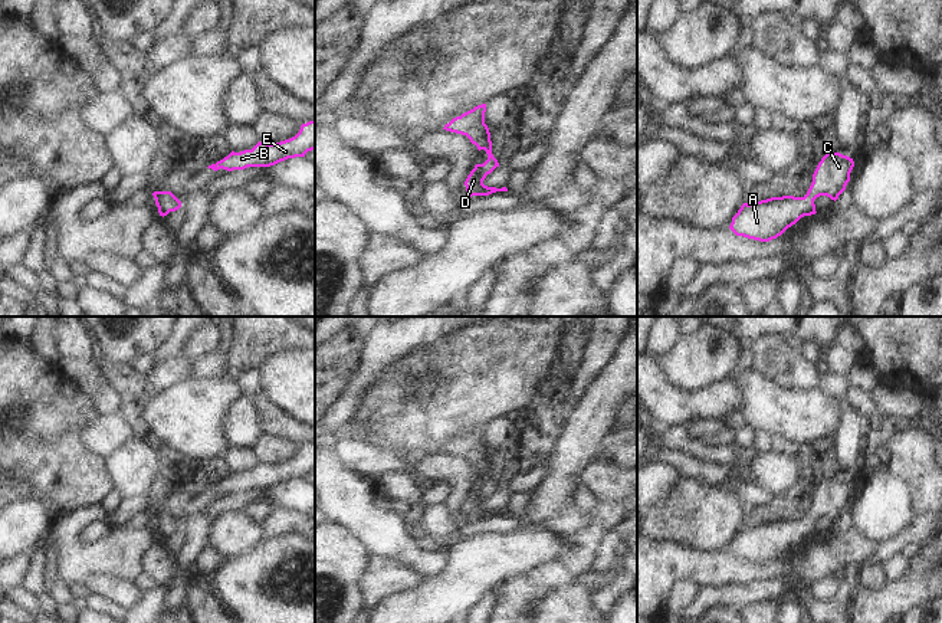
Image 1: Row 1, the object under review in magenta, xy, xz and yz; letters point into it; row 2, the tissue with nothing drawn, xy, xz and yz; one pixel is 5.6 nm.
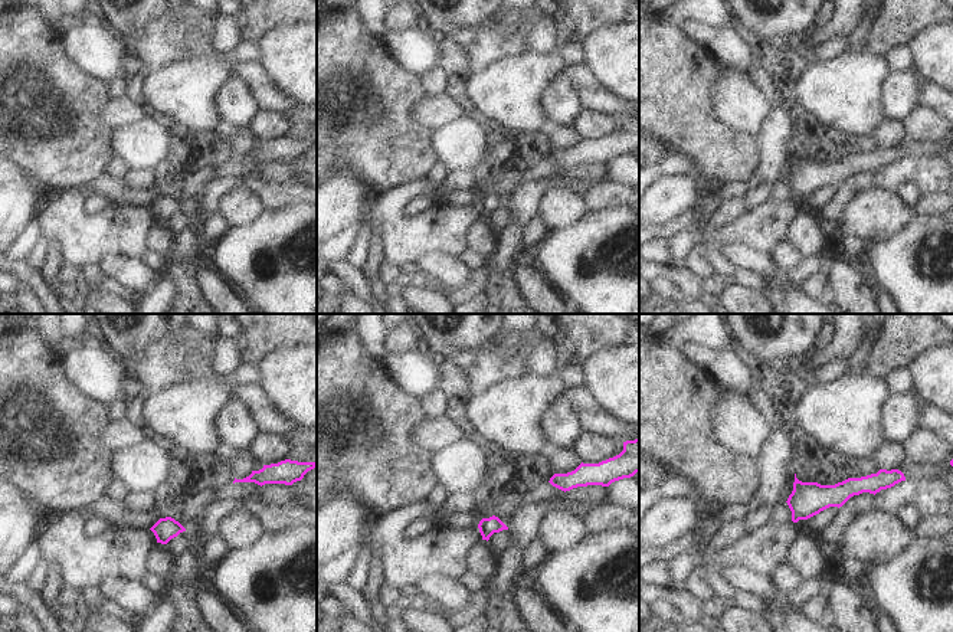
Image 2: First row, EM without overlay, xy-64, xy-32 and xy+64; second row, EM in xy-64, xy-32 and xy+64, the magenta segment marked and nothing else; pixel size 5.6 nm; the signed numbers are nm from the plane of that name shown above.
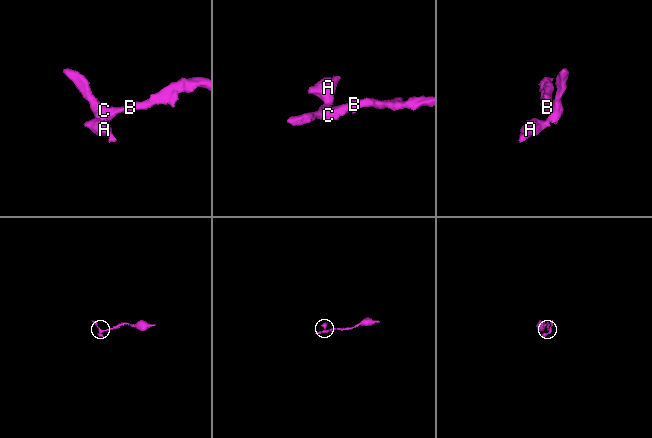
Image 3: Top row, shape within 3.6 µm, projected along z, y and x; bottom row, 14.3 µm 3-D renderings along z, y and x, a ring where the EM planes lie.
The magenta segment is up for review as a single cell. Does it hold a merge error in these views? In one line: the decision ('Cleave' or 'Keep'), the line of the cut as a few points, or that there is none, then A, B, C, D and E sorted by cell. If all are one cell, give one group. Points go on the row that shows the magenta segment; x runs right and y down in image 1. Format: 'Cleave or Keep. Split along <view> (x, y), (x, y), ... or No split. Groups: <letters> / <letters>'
Keep. No split. Groups: A B C D E.

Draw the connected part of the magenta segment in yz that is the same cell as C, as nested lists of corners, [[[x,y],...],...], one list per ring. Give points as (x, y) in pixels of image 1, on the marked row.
[[[827,153],[818,163],[804,197],[782,196],[744,203],[732,217],[729,229],[736,236],[759,242],[777,239],[801,217],[817,213],[814,204],[817,197],[827,196],[836,201],[846,190],[853,167],[853,158]]]

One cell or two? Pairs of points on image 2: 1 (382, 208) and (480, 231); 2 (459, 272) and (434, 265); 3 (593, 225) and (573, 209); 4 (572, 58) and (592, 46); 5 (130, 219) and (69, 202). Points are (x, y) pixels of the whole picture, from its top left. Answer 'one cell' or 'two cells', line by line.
1: two cells
2: one cell
3: two cells
4: two cells
5: one cell

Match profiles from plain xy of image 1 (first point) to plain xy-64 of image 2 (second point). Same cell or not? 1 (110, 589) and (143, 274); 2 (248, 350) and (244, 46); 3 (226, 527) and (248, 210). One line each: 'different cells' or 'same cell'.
1: same cell
2: different cells
3: same cell

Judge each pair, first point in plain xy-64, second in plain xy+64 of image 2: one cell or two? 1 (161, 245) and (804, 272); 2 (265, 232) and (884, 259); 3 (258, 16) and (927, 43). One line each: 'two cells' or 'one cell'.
1: two cells
2: one cell
3: two cells

